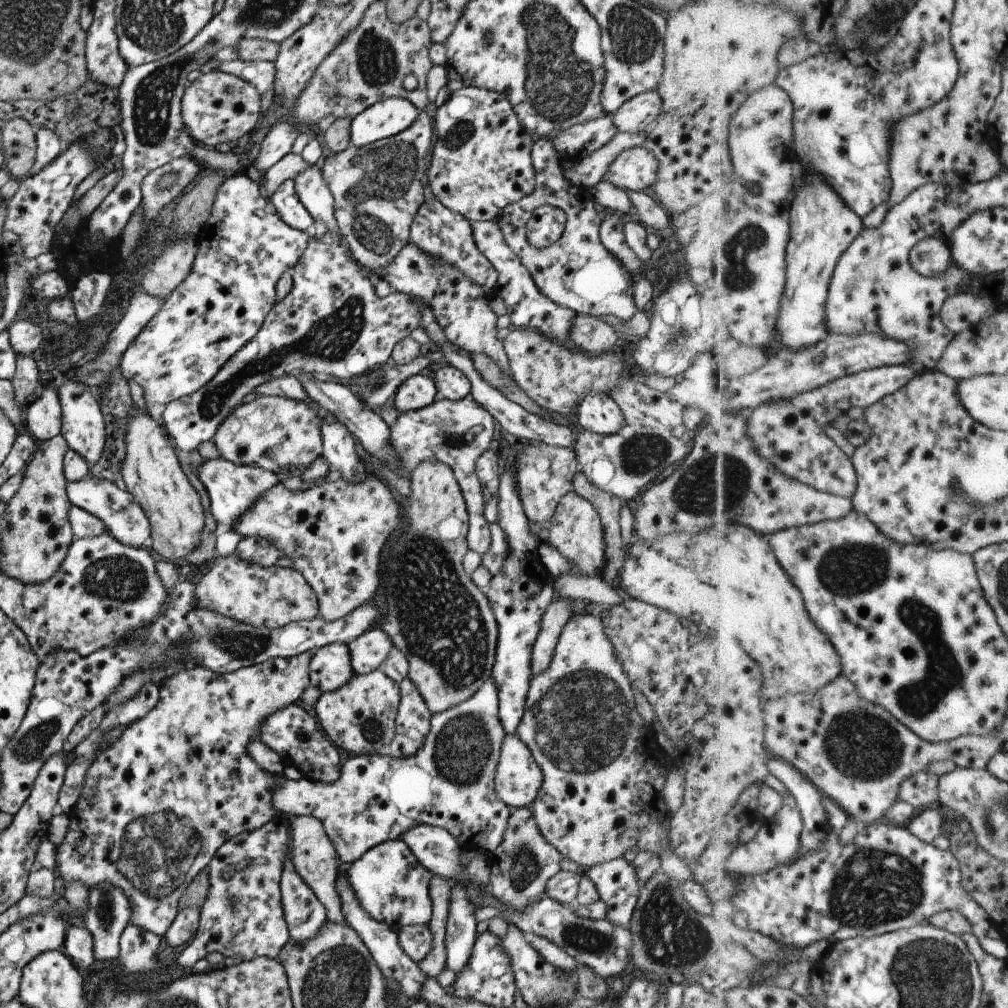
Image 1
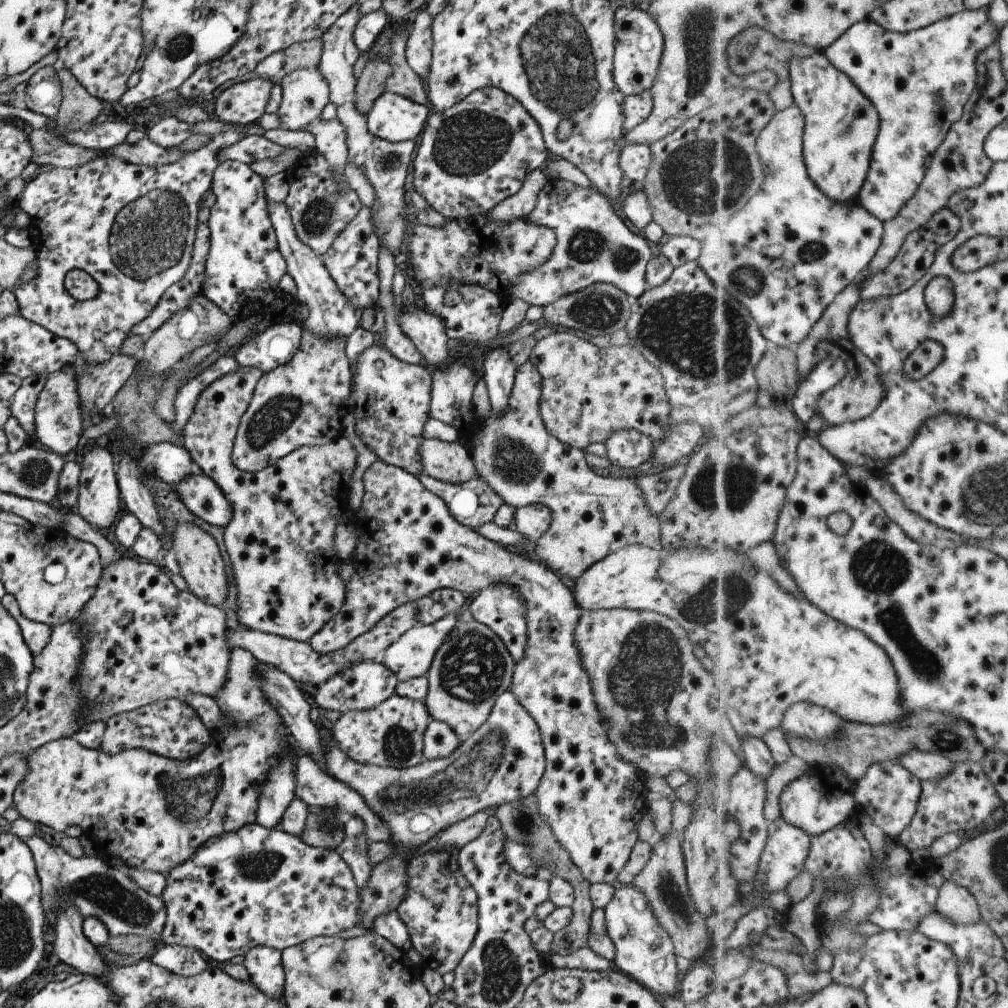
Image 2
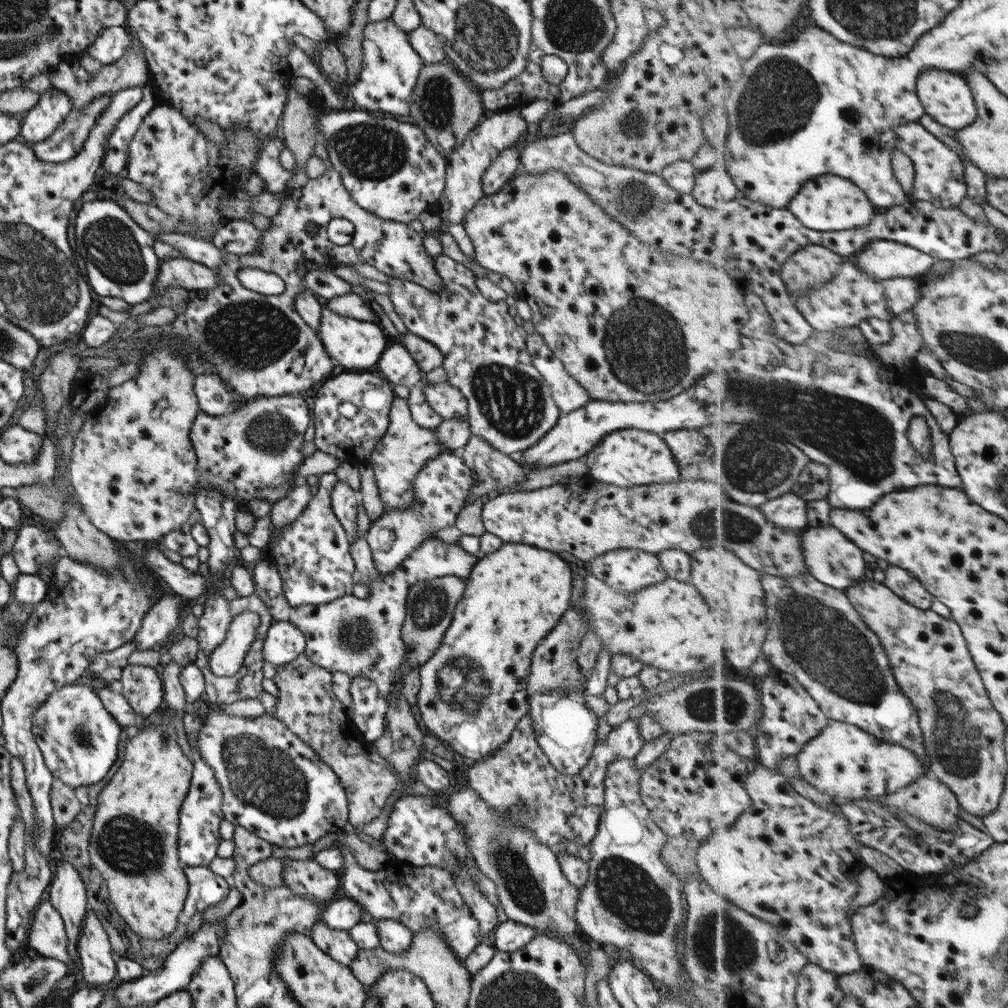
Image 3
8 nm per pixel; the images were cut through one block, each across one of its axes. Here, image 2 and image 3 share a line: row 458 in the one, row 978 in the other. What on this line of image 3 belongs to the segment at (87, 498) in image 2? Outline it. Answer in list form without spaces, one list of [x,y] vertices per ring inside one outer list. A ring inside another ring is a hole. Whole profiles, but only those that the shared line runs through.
[[[86,911],[76,944],[81,976],[88,986],[108,984],[115,976],[107,933],[101,923]]]

